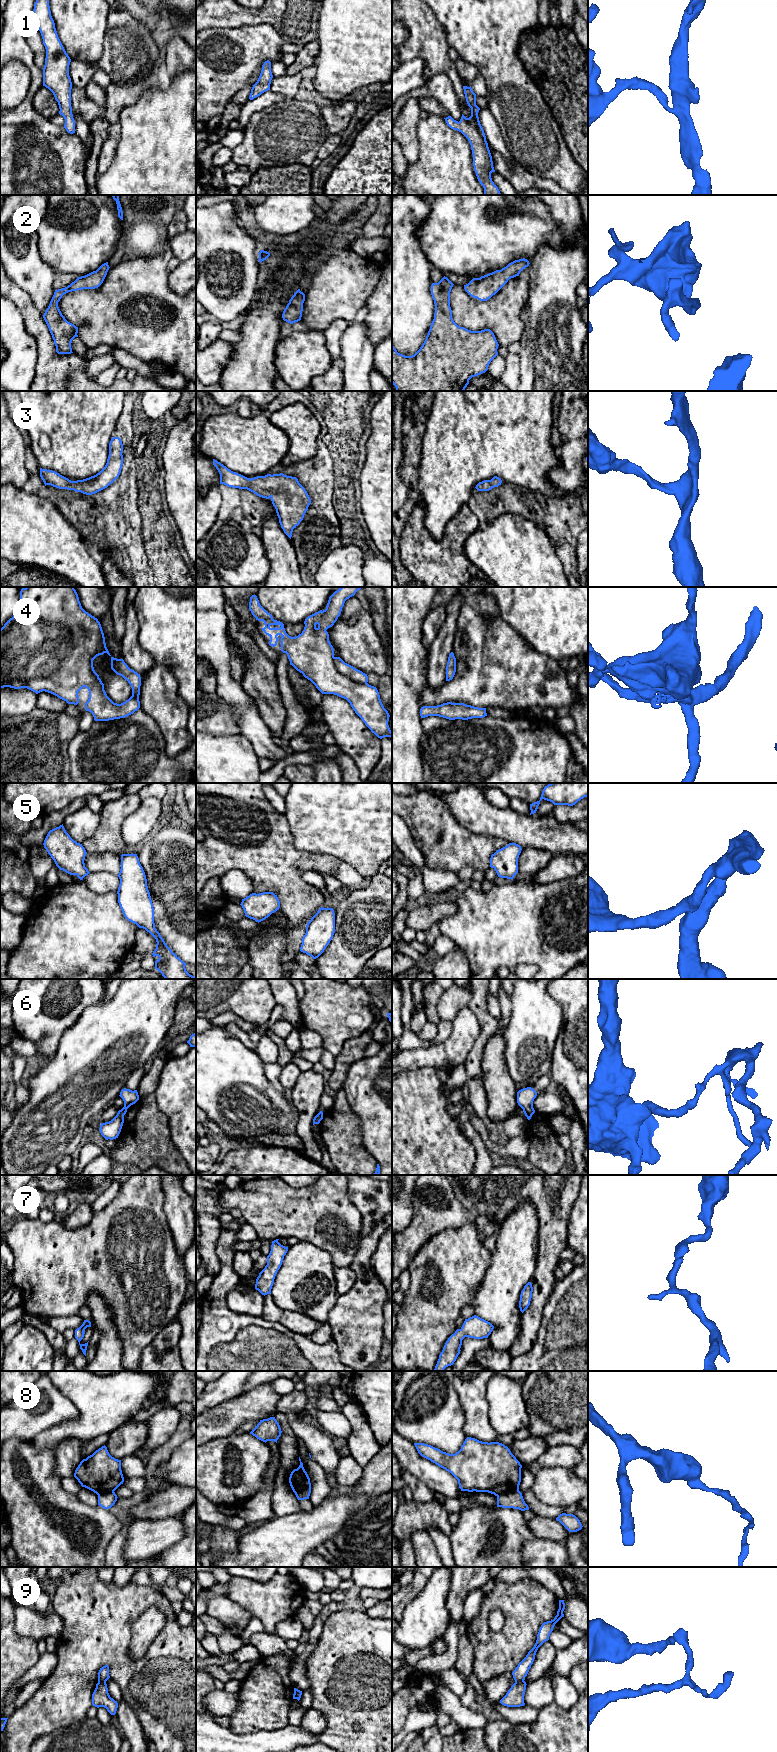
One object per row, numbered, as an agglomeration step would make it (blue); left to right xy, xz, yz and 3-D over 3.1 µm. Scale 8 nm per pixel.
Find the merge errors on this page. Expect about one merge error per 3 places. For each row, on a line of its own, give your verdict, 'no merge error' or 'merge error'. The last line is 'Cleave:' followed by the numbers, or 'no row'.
1: no merge error
2: no merge error
3: no merge error
4: no merge error
5: no merge error
6: no merge error
7: no merge error
8: merge error
9: merge error
Cleave: 8, 9

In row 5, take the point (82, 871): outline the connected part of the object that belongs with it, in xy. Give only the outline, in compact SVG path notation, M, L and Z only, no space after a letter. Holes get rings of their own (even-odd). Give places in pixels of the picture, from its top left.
M63 824L48 832L43 845L60 870L70 875L76 875L80 880L90 873L84 863L87 854L85 848L70 837Z

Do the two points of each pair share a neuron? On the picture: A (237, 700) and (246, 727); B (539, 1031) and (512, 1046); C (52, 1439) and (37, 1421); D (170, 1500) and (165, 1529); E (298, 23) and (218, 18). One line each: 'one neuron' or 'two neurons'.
A: one neuron
B: one neuron
C: two neurons
D: two neurons
E: one neuron

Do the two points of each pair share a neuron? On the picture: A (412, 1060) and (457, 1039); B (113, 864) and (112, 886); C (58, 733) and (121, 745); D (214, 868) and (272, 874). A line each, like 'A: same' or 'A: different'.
A: same
B: different
C: different
D: same

